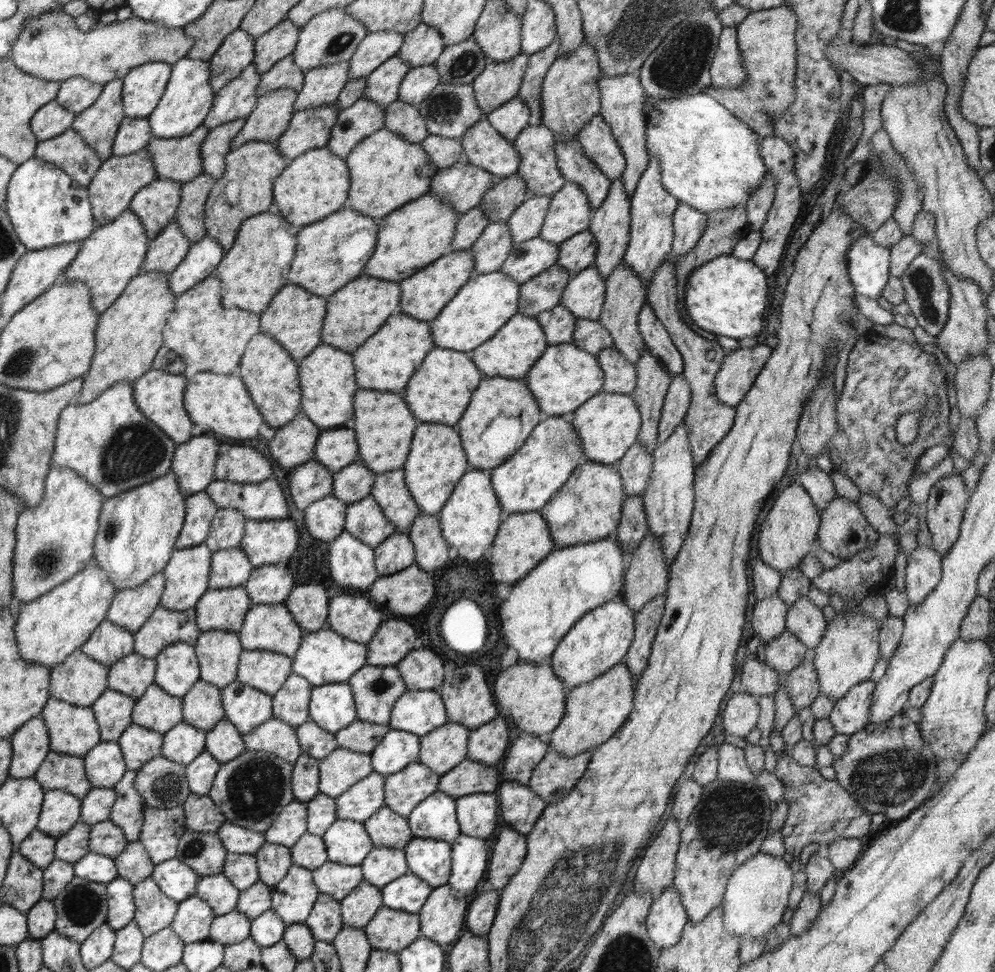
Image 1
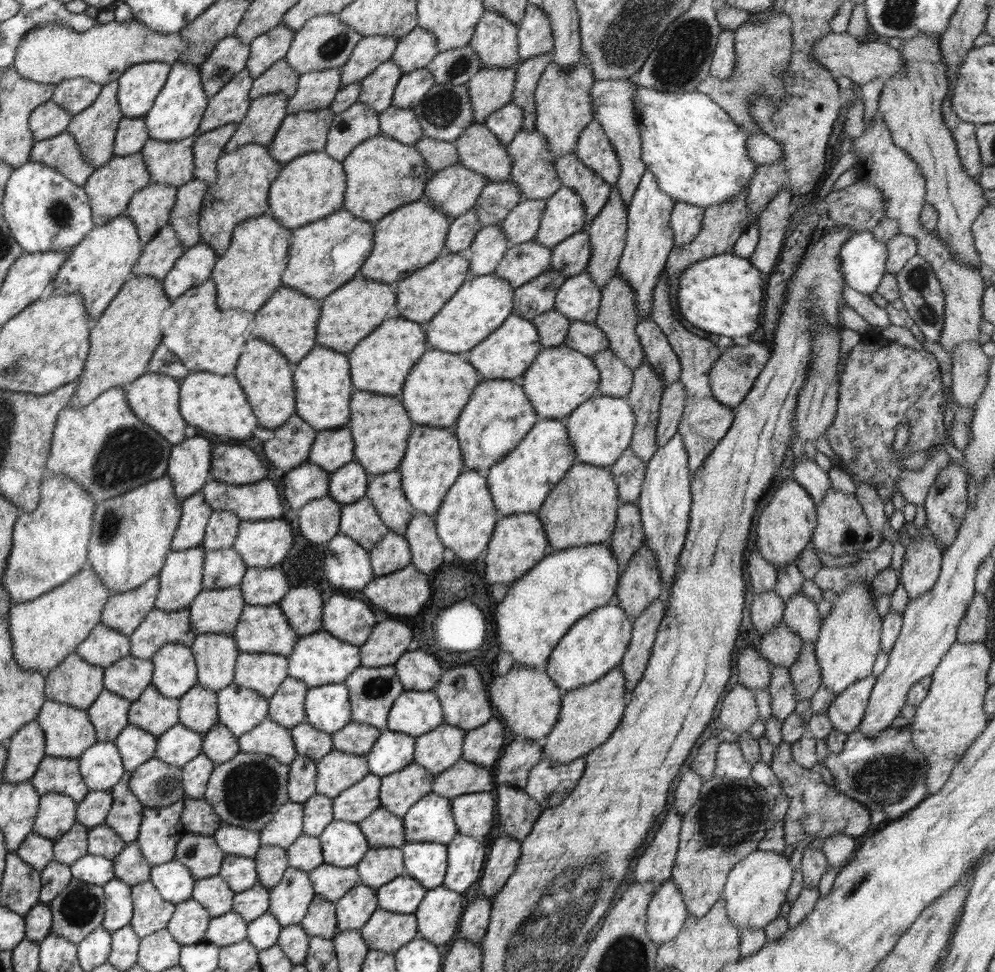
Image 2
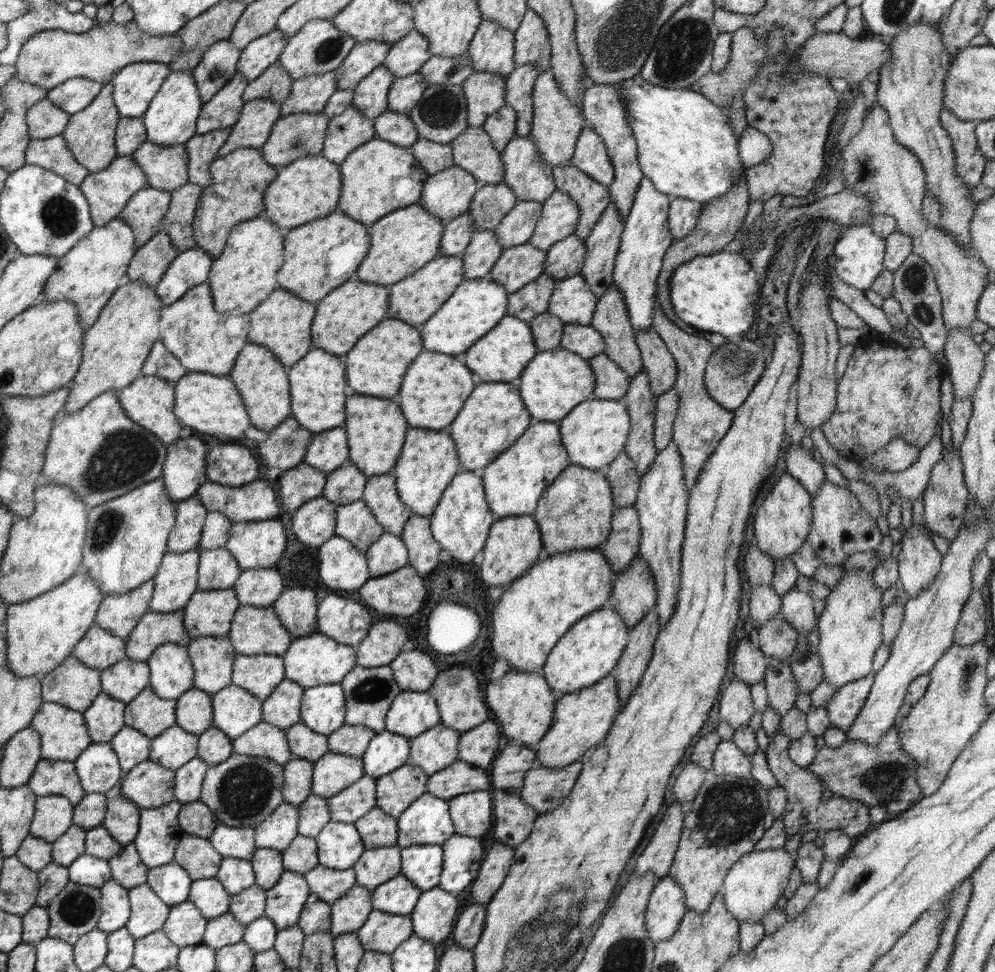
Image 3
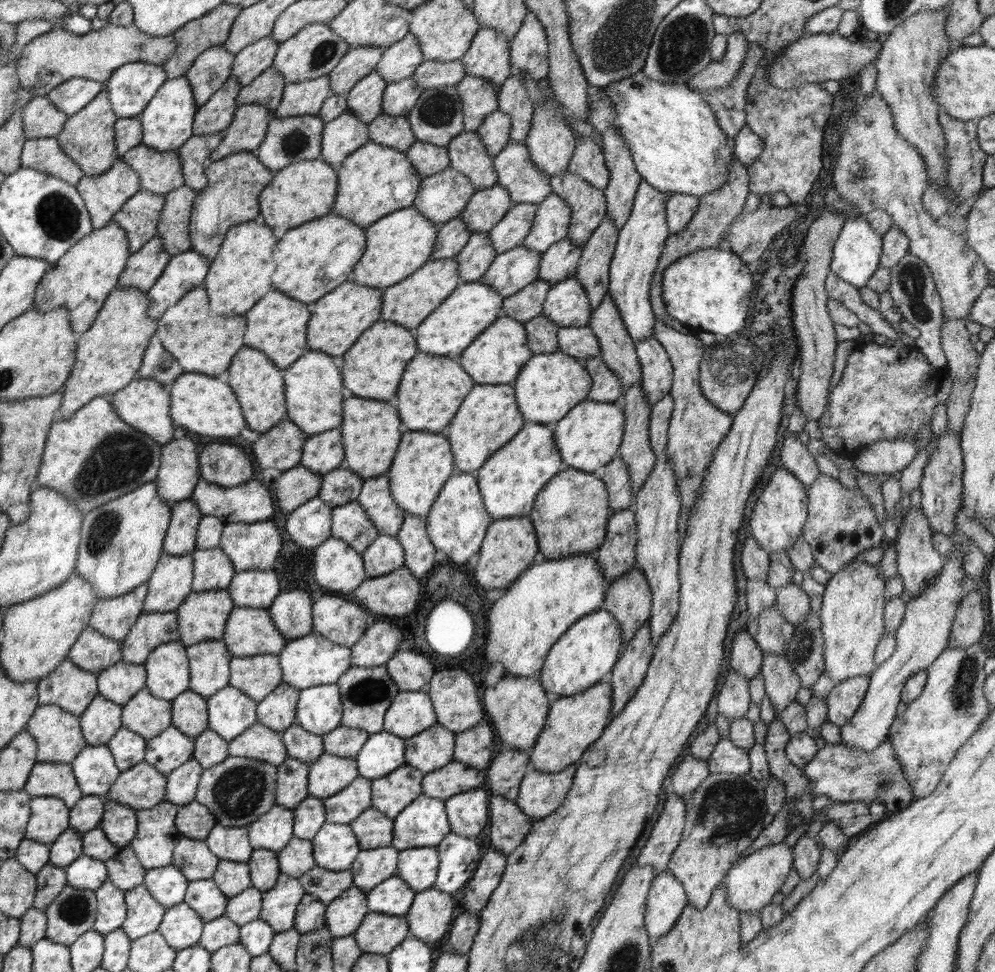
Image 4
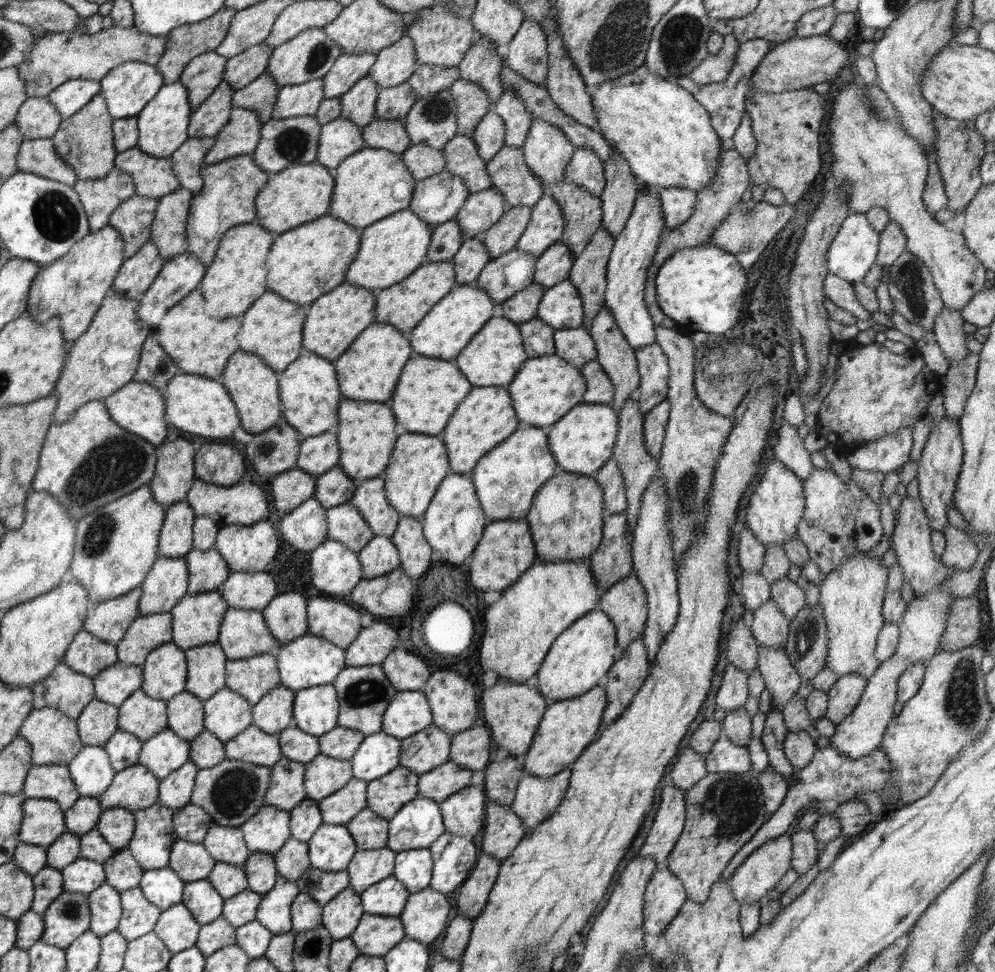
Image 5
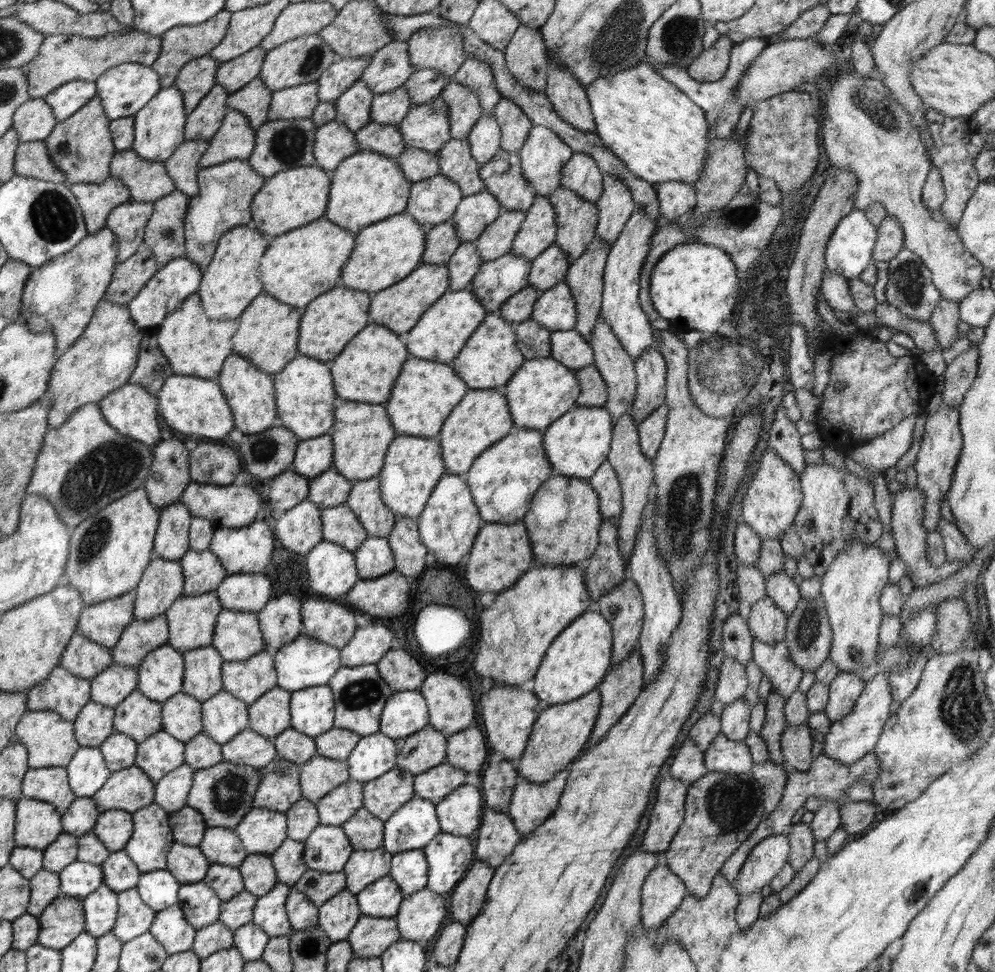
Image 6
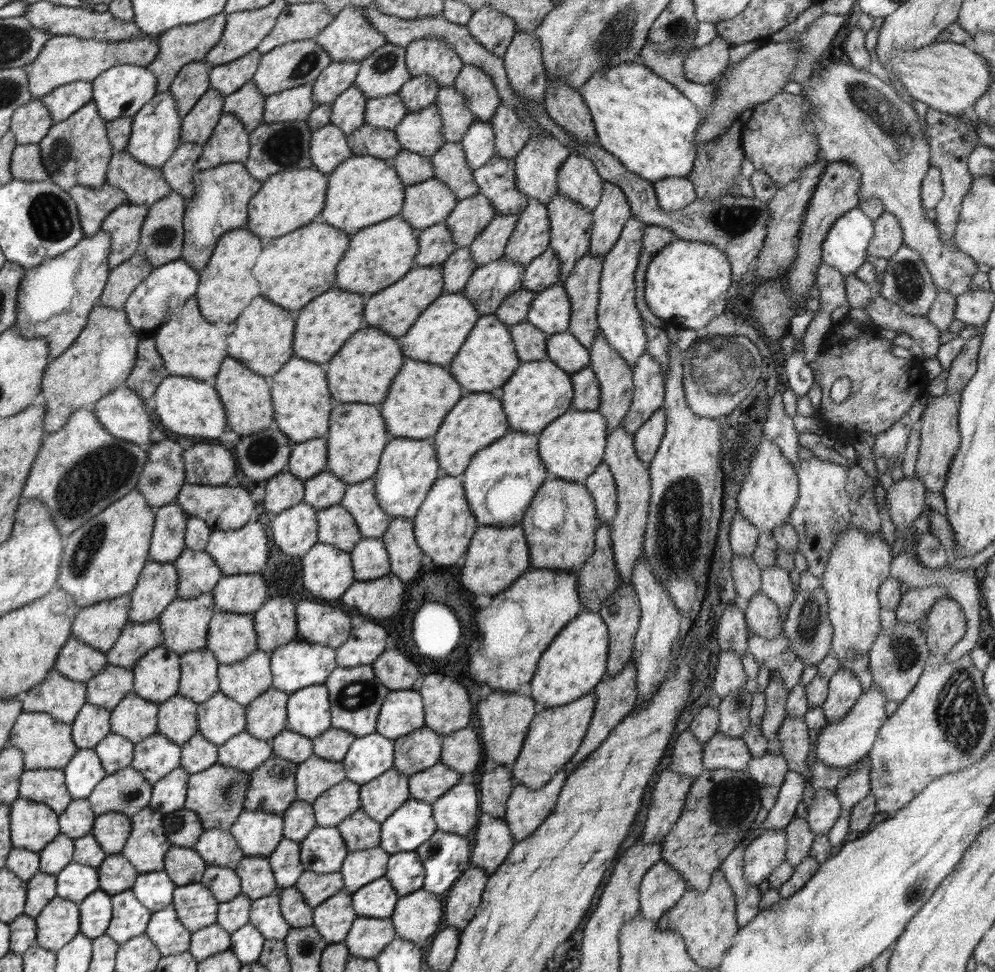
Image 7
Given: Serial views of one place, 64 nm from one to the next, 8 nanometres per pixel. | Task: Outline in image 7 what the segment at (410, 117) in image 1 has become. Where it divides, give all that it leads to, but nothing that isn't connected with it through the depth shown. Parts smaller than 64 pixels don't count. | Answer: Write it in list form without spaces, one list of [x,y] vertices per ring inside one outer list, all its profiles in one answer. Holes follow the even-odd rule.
[[[364,124],[348,135],[348,144],[354,155],[368,155],[389,162],[401,150],[396,133]]]

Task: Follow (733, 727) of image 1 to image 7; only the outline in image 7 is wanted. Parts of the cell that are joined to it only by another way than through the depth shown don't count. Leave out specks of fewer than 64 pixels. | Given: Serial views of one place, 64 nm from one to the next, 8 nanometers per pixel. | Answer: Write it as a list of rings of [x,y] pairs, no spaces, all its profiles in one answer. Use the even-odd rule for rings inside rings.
[[[721,649],[714,673],[714,694],[720,698],[728,696],[734,690],[745,688],[747,681],[741,658],[735,652]]]

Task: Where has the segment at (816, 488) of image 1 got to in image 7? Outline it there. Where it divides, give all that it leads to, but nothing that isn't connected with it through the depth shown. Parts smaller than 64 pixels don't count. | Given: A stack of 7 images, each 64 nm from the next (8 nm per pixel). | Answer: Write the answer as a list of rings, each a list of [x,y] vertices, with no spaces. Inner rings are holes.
[[[776,391],[768,404],[766,418],[763,421],[763,436],[778,445],[782,454],[797,468],[800,460],[796,454],[799,444],[799,432],[793,425],[793,419],[786,414],[782,392]]]

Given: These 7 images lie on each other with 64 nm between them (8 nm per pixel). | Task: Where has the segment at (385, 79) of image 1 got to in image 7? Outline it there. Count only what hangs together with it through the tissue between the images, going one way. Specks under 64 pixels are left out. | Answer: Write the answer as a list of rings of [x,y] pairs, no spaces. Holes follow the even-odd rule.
[[[350,86],[342,92],[338,99],[330,104],[330,124],[342,130],[344,135],[353,134],[365,124],[366,95],[358,89],[358,86]]]

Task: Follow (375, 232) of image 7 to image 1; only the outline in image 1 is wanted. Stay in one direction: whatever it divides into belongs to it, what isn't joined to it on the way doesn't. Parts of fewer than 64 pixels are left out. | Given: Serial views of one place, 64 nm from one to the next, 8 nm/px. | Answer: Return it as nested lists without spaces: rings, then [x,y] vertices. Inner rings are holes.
[[[430,192],[387,214],[376,222],[378,232],[375,249],[363,273],[394,282],[412,276],[450,250],[459,216],[450,202]]]

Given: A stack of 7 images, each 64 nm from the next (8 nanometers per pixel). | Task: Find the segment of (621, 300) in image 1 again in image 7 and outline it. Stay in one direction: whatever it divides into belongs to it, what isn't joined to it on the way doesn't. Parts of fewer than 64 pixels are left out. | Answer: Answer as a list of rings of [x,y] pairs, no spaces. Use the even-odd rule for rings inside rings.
[[[601,330],[596,333],[589,355],[589,367],[594,371],[601,390],[601,401],[597,411],[606,419],[607,434],[609,435],[623,424],[624,417],[630,408],[634,388],[633,369],[620,356],[619,352],[614,351],[608,345],[606,336],[601,333]]]

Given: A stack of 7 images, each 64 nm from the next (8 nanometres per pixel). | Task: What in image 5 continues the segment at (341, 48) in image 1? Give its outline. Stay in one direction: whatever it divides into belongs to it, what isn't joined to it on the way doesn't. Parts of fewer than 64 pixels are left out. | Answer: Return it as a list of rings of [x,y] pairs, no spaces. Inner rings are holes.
[[[310,28],[291,38],[288,42],[283,42],[280,46],[274,47],[268,62],[268,73],[274,77],[276,85],[292,86],[300,85],[310,80],[322,79],[330,68],[337,62],[343,50],[326,33],[323,28]]]

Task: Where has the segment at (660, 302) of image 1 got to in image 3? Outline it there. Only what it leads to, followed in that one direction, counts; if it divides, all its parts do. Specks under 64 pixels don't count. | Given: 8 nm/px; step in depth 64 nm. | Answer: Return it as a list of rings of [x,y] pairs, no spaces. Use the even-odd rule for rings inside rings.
[[[655,302],[654,316],[651,326],[660,335],[668,351],[674,357],[677,366],[677,377],[674,388],[679,396],[679,405],[672,427],[672,440],[682,457],[682,470],[687,490],[692,490],[698,480],[704,463],[710,458],[718,443],[728,432],[734,418],[733,411],[722,408],[709,394],[705,387],[704,375],[707,360],[712,356],[714,348],[703,336],[684,332],[677,321],[664,311],[659,302]]]

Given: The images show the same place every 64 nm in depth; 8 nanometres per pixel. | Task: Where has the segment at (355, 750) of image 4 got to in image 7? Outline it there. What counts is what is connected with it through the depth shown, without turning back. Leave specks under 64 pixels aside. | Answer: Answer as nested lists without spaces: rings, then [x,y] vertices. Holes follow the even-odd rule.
[[[330,727],[326,732],[311,739],[313,754],[332,762],[341,762],[354,740],[354,734]]]

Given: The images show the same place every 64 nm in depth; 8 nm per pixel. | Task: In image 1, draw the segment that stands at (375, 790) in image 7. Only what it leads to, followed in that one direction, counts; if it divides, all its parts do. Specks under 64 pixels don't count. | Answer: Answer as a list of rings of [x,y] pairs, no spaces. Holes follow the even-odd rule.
[[[410,763],[396,774],[385,775],[384,804],[396,814],[407,817],[415,806],[438,791],[441,775],[422,763]]]

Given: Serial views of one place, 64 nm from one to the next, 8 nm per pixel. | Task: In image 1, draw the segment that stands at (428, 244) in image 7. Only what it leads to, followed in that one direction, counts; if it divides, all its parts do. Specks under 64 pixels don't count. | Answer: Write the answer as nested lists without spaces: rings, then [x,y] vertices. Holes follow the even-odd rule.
[[[475,207],[460,215],[454,229],[450,250],[469,249],[489,224],[489,220],[482,213],[482,208]]]

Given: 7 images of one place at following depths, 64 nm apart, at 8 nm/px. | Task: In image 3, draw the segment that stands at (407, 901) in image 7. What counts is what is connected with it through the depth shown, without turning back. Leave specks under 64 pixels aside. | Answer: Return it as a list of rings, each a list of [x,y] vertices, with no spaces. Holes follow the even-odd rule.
[[[434,887],[420,895],[414,910],[409,914],[413,934],[431,943],[444,941],[451,936],[460,902],[456,893]]]

